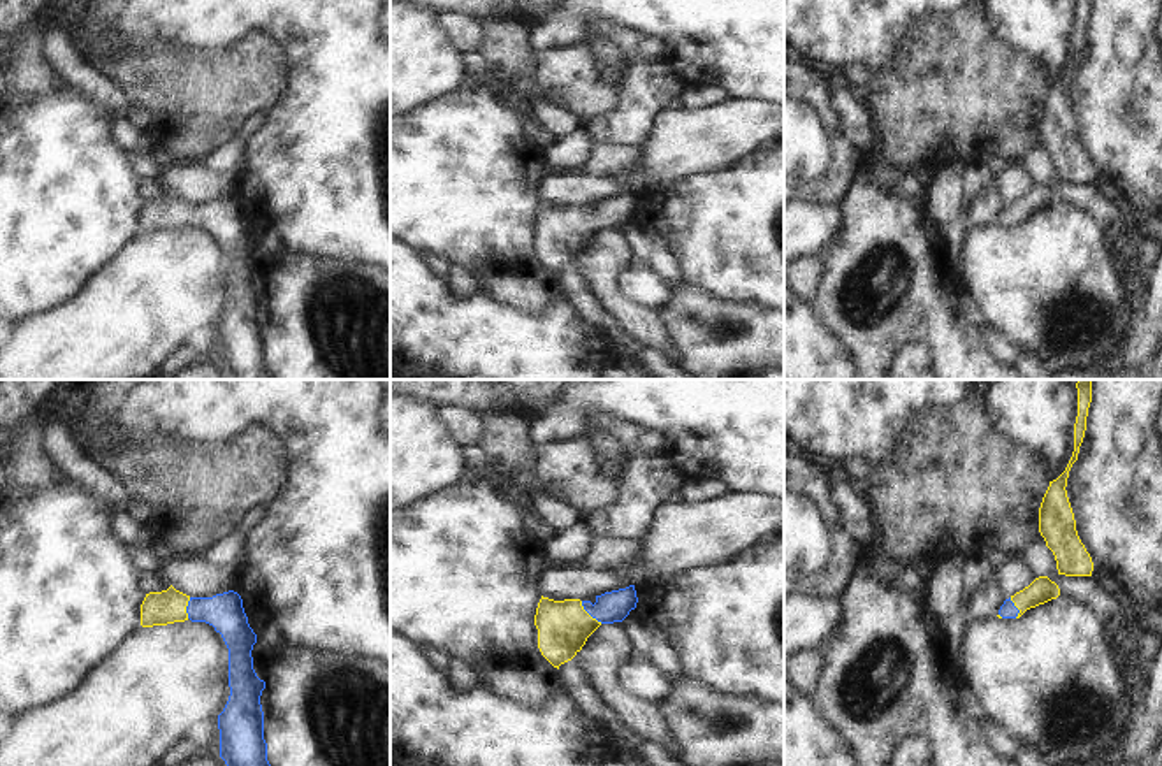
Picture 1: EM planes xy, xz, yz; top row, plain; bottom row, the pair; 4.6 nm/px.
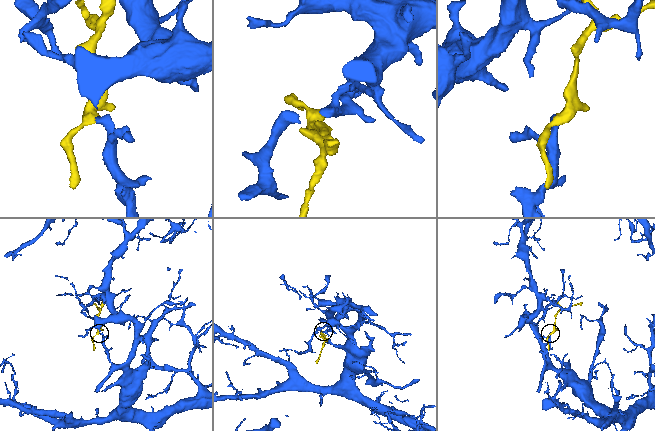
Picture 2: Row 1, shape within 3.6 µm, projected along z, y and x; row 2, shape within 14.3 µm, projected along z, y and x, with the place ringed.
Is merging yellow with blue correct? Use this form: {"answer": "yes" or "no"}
{"answer": "yes"}

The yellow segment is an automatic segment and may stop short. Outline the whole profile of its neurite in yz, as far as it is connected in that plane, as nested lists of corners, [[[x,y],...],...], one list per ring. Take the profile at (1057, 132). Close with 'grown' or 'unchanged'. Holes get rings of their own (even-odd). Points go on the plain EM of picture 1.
[[[1078,0],[1072,63],[1065,77],[1049,88],[1039,114],[1039,139],[1055,162],[1058,181],[1065,183],[1092,183],[1093,177],[1092,163],[1078,142],[1074,119],[1065,97],[1069,77],[1078,67],[1085,44],[1090,9],[1092,0]]]; unchanged

